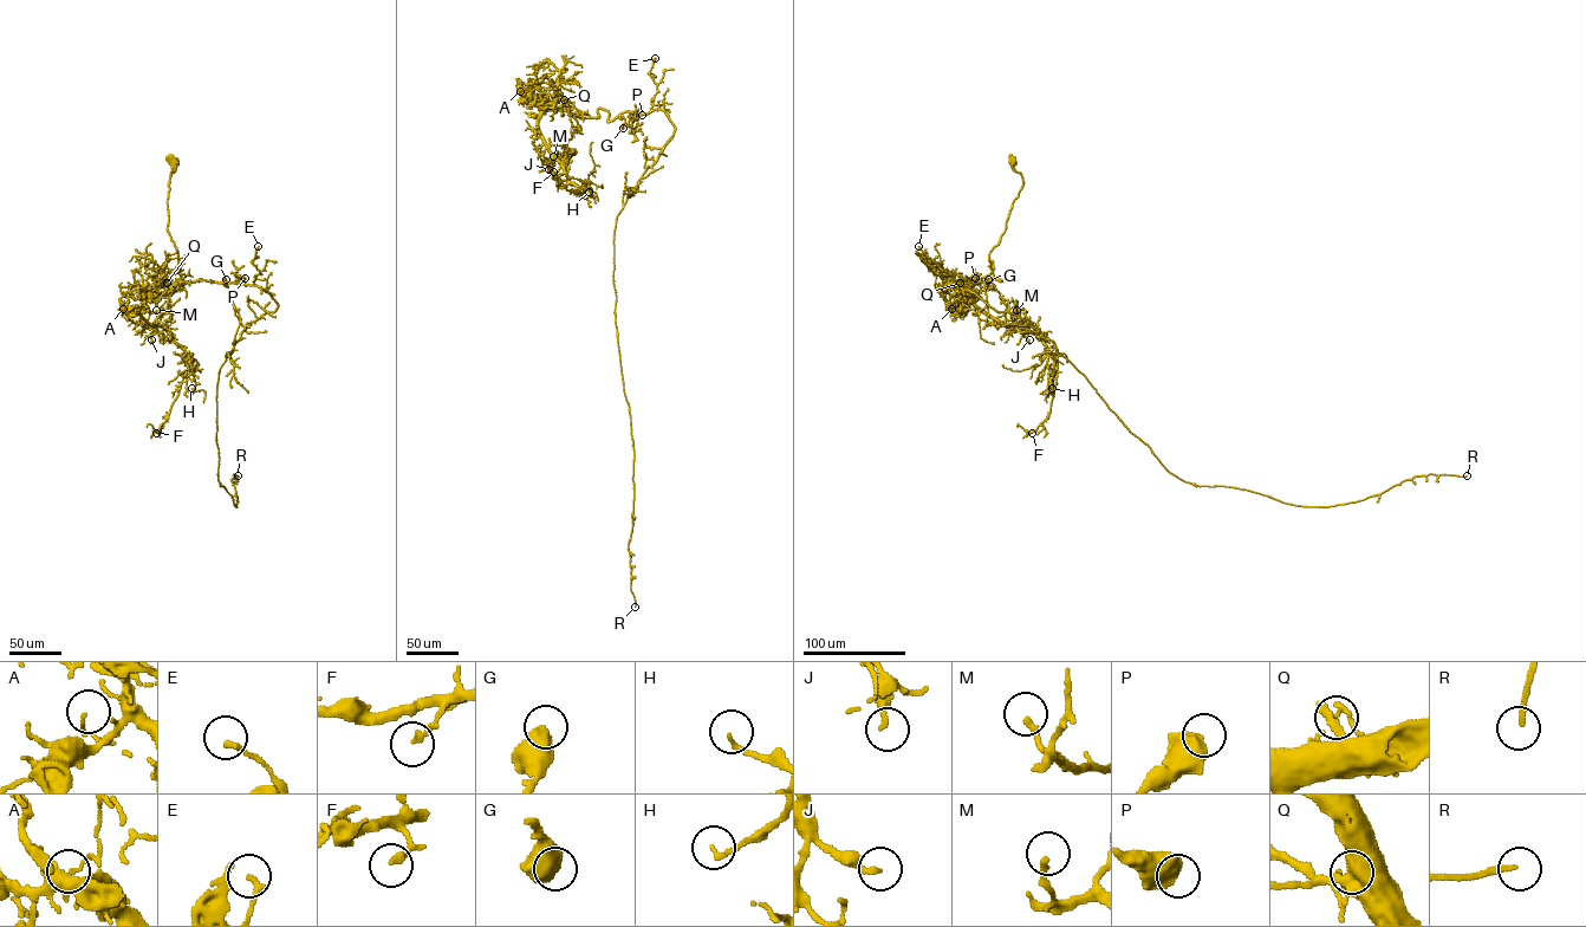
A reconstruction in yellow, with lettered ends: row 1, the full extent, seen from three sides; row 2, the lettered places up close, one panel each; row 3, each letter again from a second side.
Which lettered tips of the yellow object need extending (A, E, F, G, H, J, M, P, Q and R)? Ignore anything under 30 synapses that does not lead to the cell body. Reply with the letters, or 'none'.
M, R

